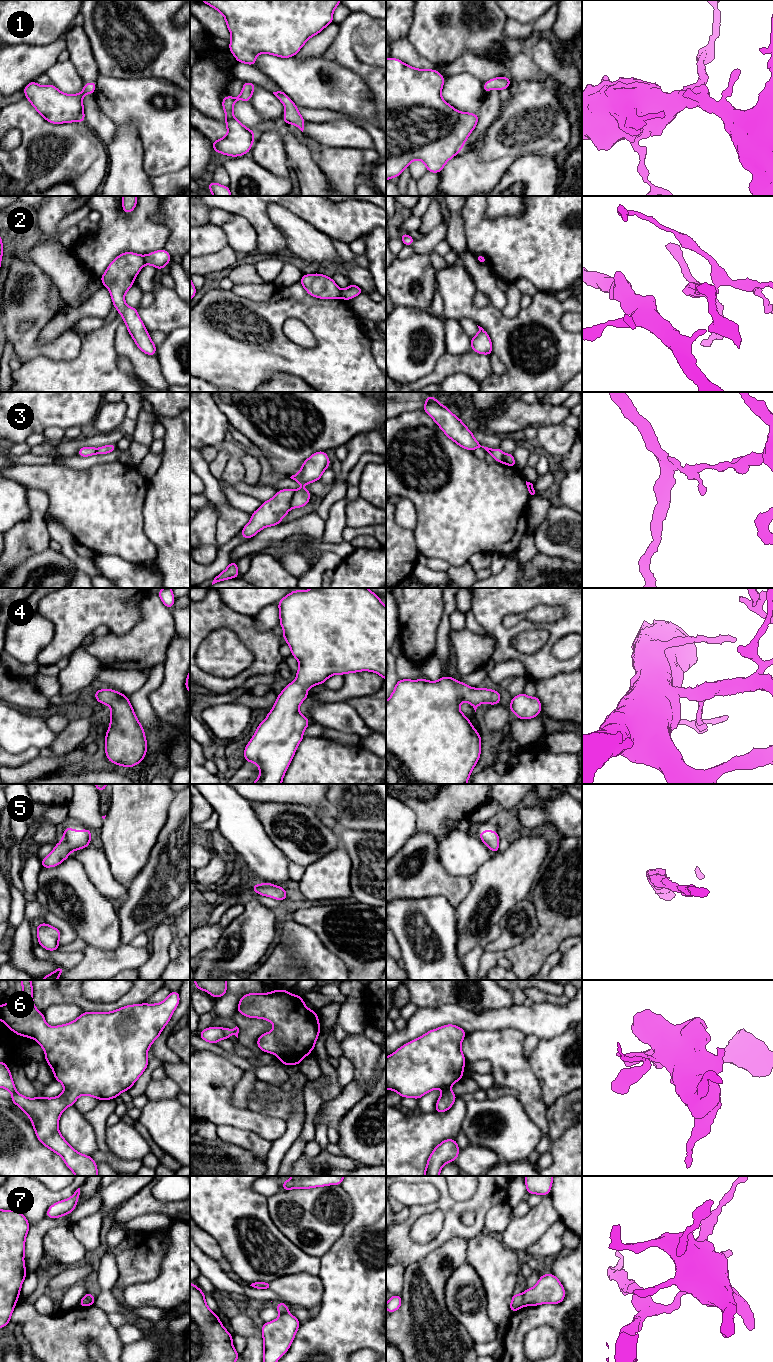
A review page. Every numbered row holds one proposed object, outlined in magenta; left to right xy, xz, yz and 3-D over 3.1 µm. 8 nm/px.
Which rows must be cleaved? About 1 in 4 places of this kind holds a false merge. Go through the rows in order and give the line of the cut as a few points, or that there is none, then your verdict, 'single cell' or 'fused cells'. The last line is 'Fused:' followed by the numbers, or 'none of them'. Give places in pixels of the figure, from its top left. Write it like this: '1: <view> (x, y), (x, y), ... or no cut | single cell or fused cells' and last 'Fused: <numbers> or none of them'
1: no cut | single cell
2: xy (143, 256), (145, 263) | fused cells
3: xz (295, 491), (290, 501), (290, 507) | fused cells
4: no cut | single cell
5: no cut | single cell
6: no cut | single cell
7: xy (85, 1294), (83, 1300), (92, 1304) | fused cells
Fused: 2, 3, 7

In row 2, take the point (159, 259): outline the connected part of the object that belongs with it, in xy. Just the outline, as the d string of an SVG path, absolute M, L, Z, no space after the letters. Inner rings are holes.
M164 248L144 256L145 264L154 266L158 270L162 270L171 259L171 255Z

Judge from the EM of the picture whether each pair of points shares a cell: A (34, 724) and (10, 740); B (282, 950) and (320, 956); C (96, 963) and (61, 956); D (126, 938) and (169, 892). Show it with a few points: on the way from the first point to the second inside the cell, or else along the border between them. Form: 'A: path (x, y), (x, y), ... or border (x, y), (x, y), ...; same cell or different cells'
A: path (28, 730), (19, 731), (16, 734); same cell
B: border (279, 943), (290, 947), (292, 961), (302, 969); different cells
C: border (81, 951), (83, 958), (70, 969); different cells
D: path (134, 927), (158, 903); same cell

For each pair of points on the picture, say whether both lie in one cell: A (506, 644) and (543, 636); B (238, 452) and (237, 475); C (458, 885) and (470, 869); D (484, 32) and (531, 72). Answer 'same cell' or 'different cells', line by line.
A: different cells
B: same cell
C: different cells
D: different cells

